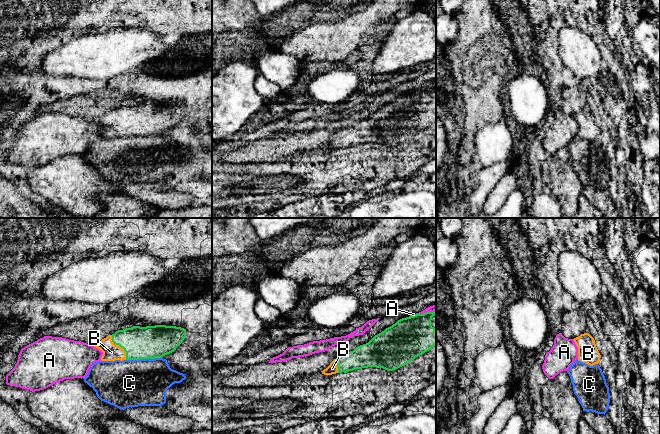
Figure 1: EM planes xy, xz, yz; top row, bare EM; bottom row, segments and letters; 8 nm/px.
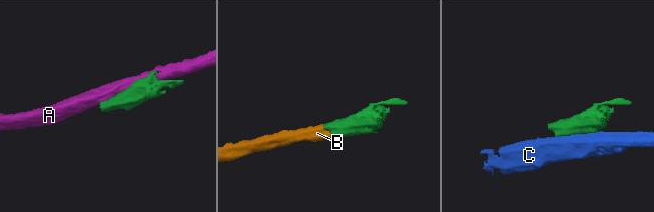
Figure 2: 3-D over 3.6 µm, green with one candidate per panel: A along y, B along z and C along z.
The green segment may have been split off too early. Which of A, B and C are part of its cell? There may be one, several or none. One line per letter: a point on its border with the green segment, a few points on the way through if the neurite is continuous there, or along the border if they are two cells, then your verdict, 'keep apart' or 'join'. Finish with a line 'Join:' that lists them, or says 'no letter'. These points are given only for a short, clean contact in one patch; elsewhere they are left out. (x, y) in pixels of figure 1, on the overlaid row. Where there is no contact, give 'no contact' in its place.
A: meets green in xz at (422, 314); keep apart
B: meets green in xy at (120, 346); runs through xy (138, 342), (120, 346), (111, 352); join
C: meets green in xy at (143, 358); keep apart
Join: B

